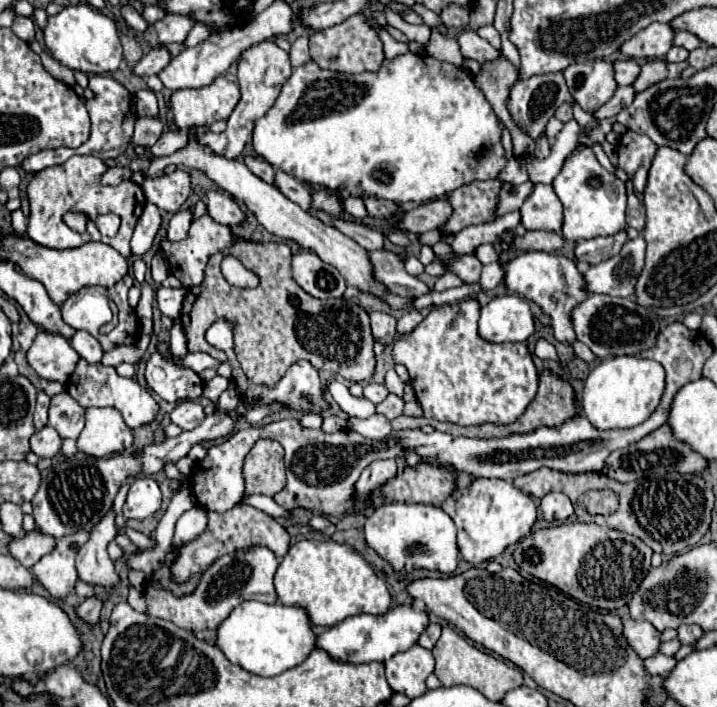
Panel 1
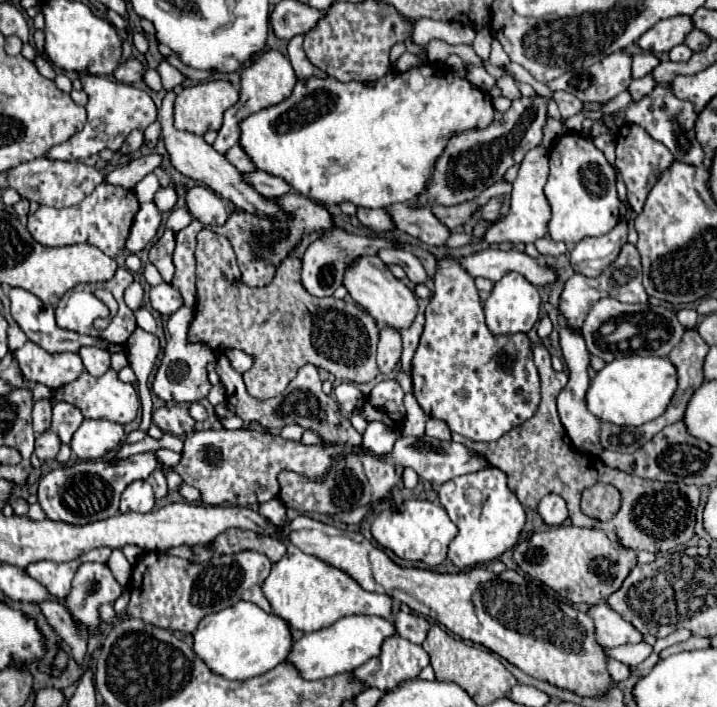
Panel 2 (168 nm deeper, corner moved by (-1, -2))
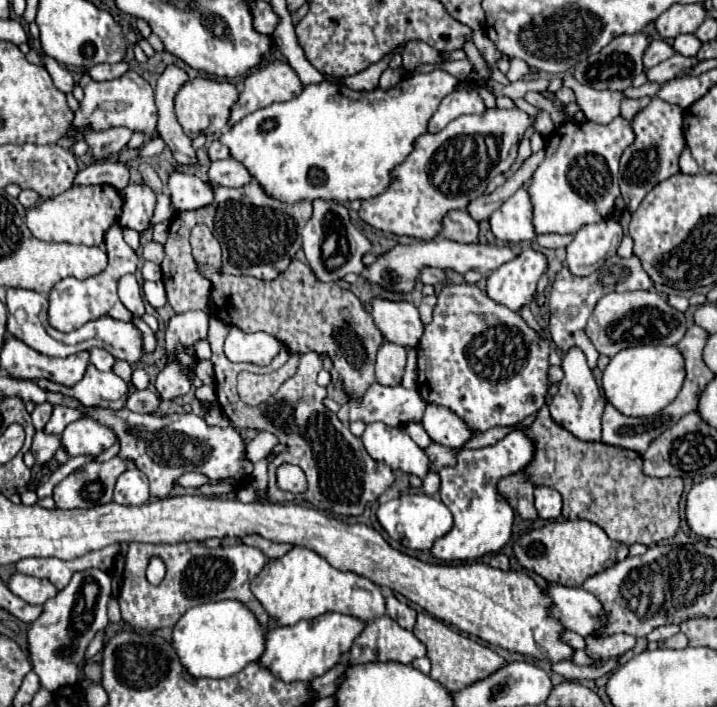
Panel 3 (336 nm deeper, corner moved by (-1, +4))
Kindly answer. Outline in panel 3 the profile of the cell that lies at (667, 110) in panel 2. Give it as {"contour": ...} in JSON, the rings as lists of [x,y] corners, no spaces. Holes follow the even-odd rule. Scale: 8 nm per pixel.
{"contour":[[[689,147],[683,149],[683,153],[681,153],[681,157],[679,157],[679,167],[681,167],[683,173],[699,173],[699,165],[697,165],[697,161],[693,159]]]}

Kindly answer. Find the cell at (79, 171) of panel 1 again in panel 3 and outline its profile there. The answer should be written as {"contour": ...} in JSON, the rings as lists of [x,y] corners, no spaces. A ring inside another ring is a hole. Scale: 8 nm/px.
{"contour":[[[89,185],[89,187],[73,187],[53,199],[39,203],[37,207],[27,211],[27,227],[29,231],[41,241],[67,241],[67,243],[83,243],[101,247],[105,243],[107,229],[119,221],[123,199],[119,191],[111,189],[109,185]],[[117,209],[117,217],[115,217]]]}

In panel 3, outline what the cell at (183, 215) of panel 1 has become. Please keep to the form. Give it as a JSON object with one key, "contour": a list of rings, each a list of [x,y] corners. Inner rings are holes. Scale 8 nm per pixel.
{"contour":[[[150,241],[143,247],[142,257],[146,261],[160,265],[164,259],[164,246],[155,241]]]}

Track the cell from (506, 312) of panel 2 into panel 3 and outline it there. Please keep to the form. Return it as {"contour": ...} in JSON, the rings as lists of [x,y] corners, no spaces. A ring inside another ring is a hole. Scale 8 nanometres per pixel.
{"contour":[[[525,249],[517,259],[503,263],[497,271],[489,275],[487,295],[495,303],[509,307],[511,311],[529,307],[535,299],[537,281],[545,273],[545,269],[545,255],[535,249]]]}

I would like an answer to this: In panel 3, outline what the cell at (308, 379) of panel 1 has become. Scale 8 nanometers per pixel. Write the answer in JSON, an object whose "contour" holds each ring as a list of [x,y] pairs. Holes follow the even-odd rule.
{"contour":[[[209,319],[209,343],[211,343],[211,351],[213,351],[213,365],[215,365],[215,387],[217,387],[217,401],[223,409],[223,413],[229,417],[229,421],[233,423],[233,427],[253,427],[253,429],[259,429],[259,431],[271,431],[279,437],[281,443],[289,445],[287,451],[279,457],[273,459],[273,463],[269,463],[269,503],[293,503],[293,501],[307,501],[311,503],[313,507],[319,507],[323,511],[331,511],[335,515],[361,515],[363,509],[377,501],[381,493],[385,493],[393,481],[395,481],[395,475],[391,471],[391,467],[387,463],[381,463],[381,461],[375,461],[373,457],[369,457],[369,453],[365,451],[363,447],[363,441],[359,437],[355,437],[349,427],[335,415],[331,413],[325,405],[323,405],[323,399],[327,397],[327,389],[319,387],[317,385],[317,373],[321,371],[321,355],[317,353],[305,353],[301,357],[301,363],[299,363],[299,369],[297,373],[287,379],[279,391],[273,395],[273,399],[269,399],[267,403],[261,403],[257,407],[251,407],[251,405],[245,405],[241,399],[239,399],[239,393],[237,393],[237,375],[239,375],[239,363],[231,363],[225,353],[223,353],[223,341],[229,333],[229,327],[225,323],[221,323],[219,319]],[[283,463],[293,463],[293,465],[301,465],[303,473],[307,475],[307,481],[309,481],[309,489],[301,495],[295,495],[295,493],[289,493],[289,491],[281,491],[277,487],[277,467],[283,465]]]}

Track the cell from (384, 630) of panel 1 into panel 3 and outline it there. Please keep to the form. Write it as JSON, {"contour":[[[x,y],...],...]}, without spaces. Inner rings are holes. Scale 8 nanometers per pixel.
{"contour":[[[325,613],[311,621],[301,621],[293,627],[279,627],[267,631],[265,655],[259,659],[265,667],[273,671],[281,681],[311,681],[315,677],[325,675],[333,665],[337,665],[343,655],[347,655],[355,643],[355,639],[365,629],[365,621],[345,615],[345,613]]]}

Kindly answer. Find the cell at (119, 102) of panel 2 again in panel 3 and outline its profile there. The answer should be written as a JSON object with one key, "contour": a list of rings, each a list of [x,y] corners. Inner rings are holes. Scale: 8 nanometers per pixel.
{"contour":[[[127,71],[123,77],[113,81],[95,81],[87,73],[81,77],[79,85],[85,91],[85,99],[75,113],[75,119],[67,131],[67,139],[77,141],[77,135],[83,135],[85,129],[91,131],[107,131],[111,127],[129,127],[131,131],[141,131],[145,135],[155,135],[157,127],[157,107],[151,85],[137,75],[135,71]]]}

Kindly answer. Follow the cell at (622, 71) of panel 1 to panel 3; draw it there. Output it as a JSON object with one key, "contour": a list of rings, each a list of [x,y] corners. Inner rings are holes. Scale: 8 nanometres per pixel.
{"contour":[[[653,41],[647,47],[647,51],[643,53],[643,65],[645,65],[645,69],[651,69],[657,63],[661,63],[661,61],[673,57],[673,55],[675,55],[675,51],[667,41]]]}

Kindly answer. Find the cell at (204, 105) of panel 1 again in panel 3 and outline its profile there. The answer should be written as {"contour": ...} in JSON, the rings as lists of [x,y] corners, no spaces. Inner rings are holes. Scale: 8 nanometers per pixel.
{"contour":[[[195,77],[189,79],[175,95],[175,115],[189,137],[197,137],[199,133],[205,133],[209,127],[215,133],[227,127],[229,109],[235,101],[237,101],[237,89],[233,83],[209,79],[209,77]]]}

